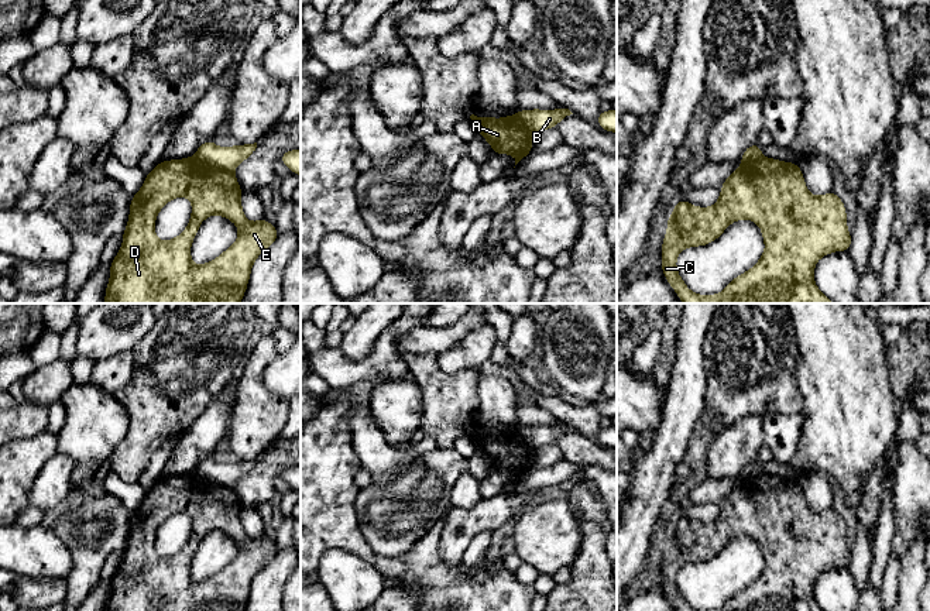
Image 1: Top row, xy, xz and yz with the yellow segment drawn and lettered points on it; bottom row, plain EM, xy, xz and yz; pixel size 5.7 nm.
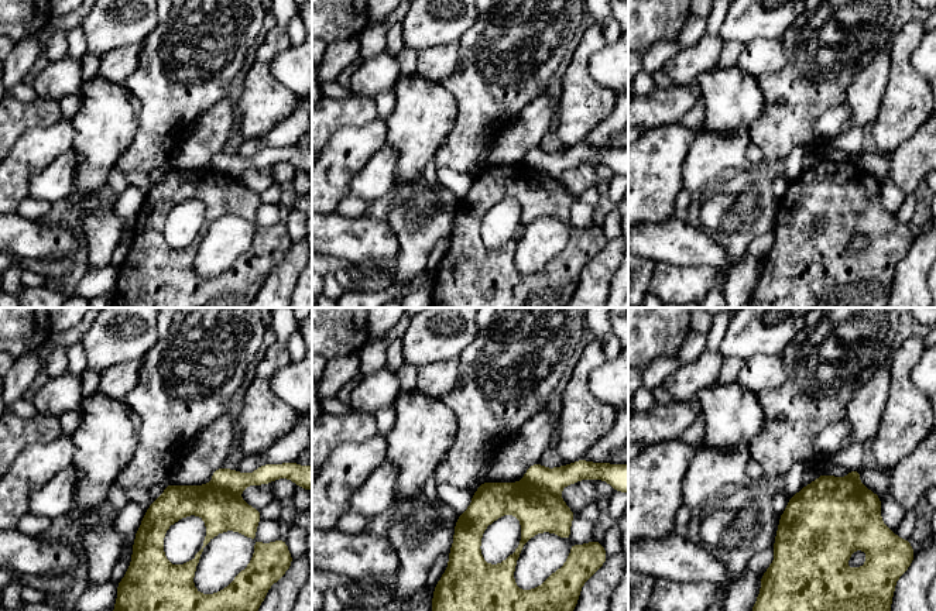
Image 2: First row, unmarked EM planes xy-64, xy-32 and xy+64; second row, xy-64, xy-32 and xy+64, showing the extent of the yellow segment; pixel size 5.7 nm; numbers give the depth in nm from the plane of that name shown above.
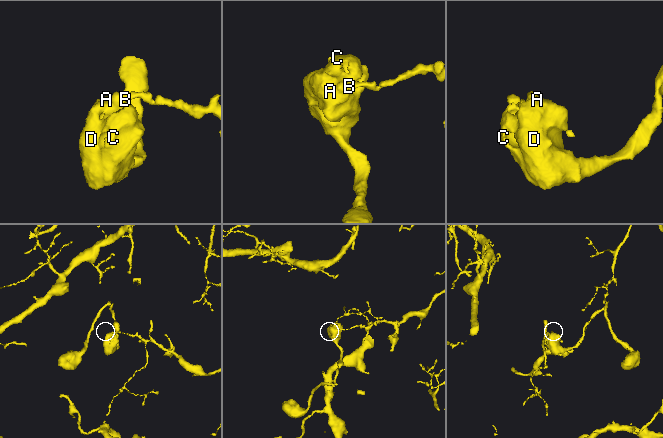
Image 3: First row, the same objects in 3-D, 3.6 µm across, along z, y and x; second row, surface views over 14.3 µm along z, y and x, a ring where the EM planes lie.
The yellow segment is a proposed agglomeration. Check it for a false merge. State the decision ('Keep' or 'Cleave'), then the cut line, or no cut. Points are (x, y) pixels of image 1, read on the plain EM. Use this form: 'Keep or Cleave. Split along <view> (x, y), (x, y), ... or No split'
Cleave. Split along xy (195, 472), (208, 480), (232, 488)

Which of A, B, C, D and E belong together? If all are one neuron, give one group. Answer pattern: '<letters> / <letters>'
A C D E / B

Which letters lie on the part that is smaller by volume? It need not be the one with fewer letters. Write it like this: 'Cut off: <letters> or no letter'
Cut off: A, C, D, E

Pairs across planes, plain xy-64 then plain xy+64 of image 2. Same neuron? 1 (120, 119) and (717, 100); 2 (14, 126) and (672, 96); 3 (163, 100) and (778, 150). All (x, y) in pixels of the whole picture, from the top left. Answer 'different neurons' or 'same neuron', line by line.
1: same neuron
2: same neuron
3: same neuron

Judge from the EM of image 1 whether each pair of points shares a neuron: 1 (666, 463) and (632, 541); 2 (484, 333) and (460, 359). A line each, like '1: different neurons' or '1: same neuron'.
1: same neuron
2: same neuron

